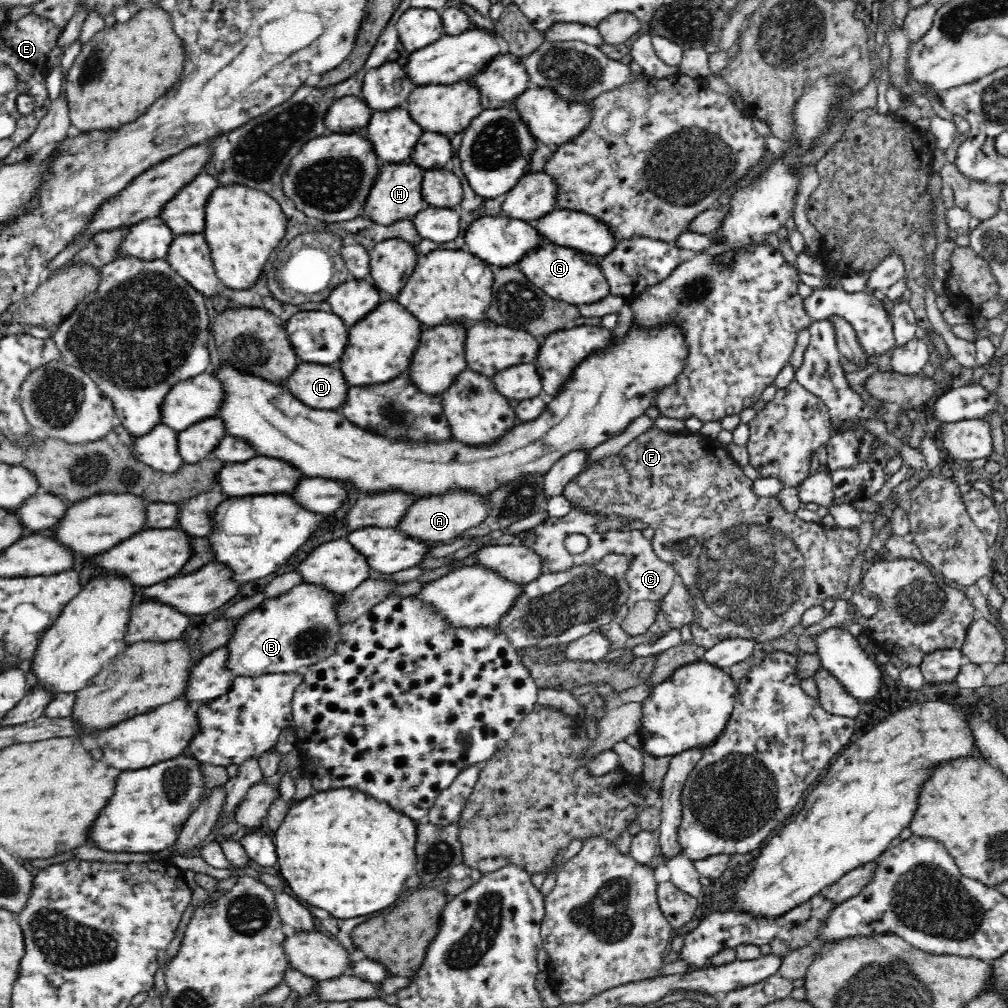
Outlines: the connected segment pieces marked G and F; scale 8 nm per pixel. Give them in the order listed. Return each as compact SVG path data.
M546 241L540 248L530 250L522 260L522 264L518 266L521 266L531 282L546 291L550 297L574 306L582 306L582 304L598 304L610 295L609 279L602 271L598 259L596 255L586 251Z
M652 427L640 434L631 442L628 442L618 454L606 456L598 462L590 462L585 469L576 476L571 478L563 488L563 495L570 502L571 510L581 508L583 512L589 514L601 514L606 517L628 518L628 520L640 520L654 530L652 536L653 551L658 558L671 564L677 572L679 581L681 581L689 590L692 597L693 620L691 633L693 634L693 643L708 651L718 642L727 639L747 639L754 641L756 644L768 642L774 638L780 638L784 634L790 633L790 630L802 621L802 614L812 606L822 606L828 598L830 600L842 600L842 594L848 587L848 577L850 570L854 568L854 560L862 554L860 550L860 530L858 528L840 528L834 525L828 527L820 522L804 522L798 518L798 514L788 512L780 498L776 495L758 495L754 491L754 481L750 480L741 465L718 439L705 438L701 433L692 432L674 432Z

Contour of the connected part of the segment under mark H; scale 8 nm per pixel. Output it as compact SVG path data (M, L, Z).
M410 161L404 162L385 162L381 164L381 174L372 190L370 198L366 202L365 214L382 223L382 225L389 225L408 217L418 215L426 208L426 202L422 193L422 181L425 178L425 170L422 166Z

